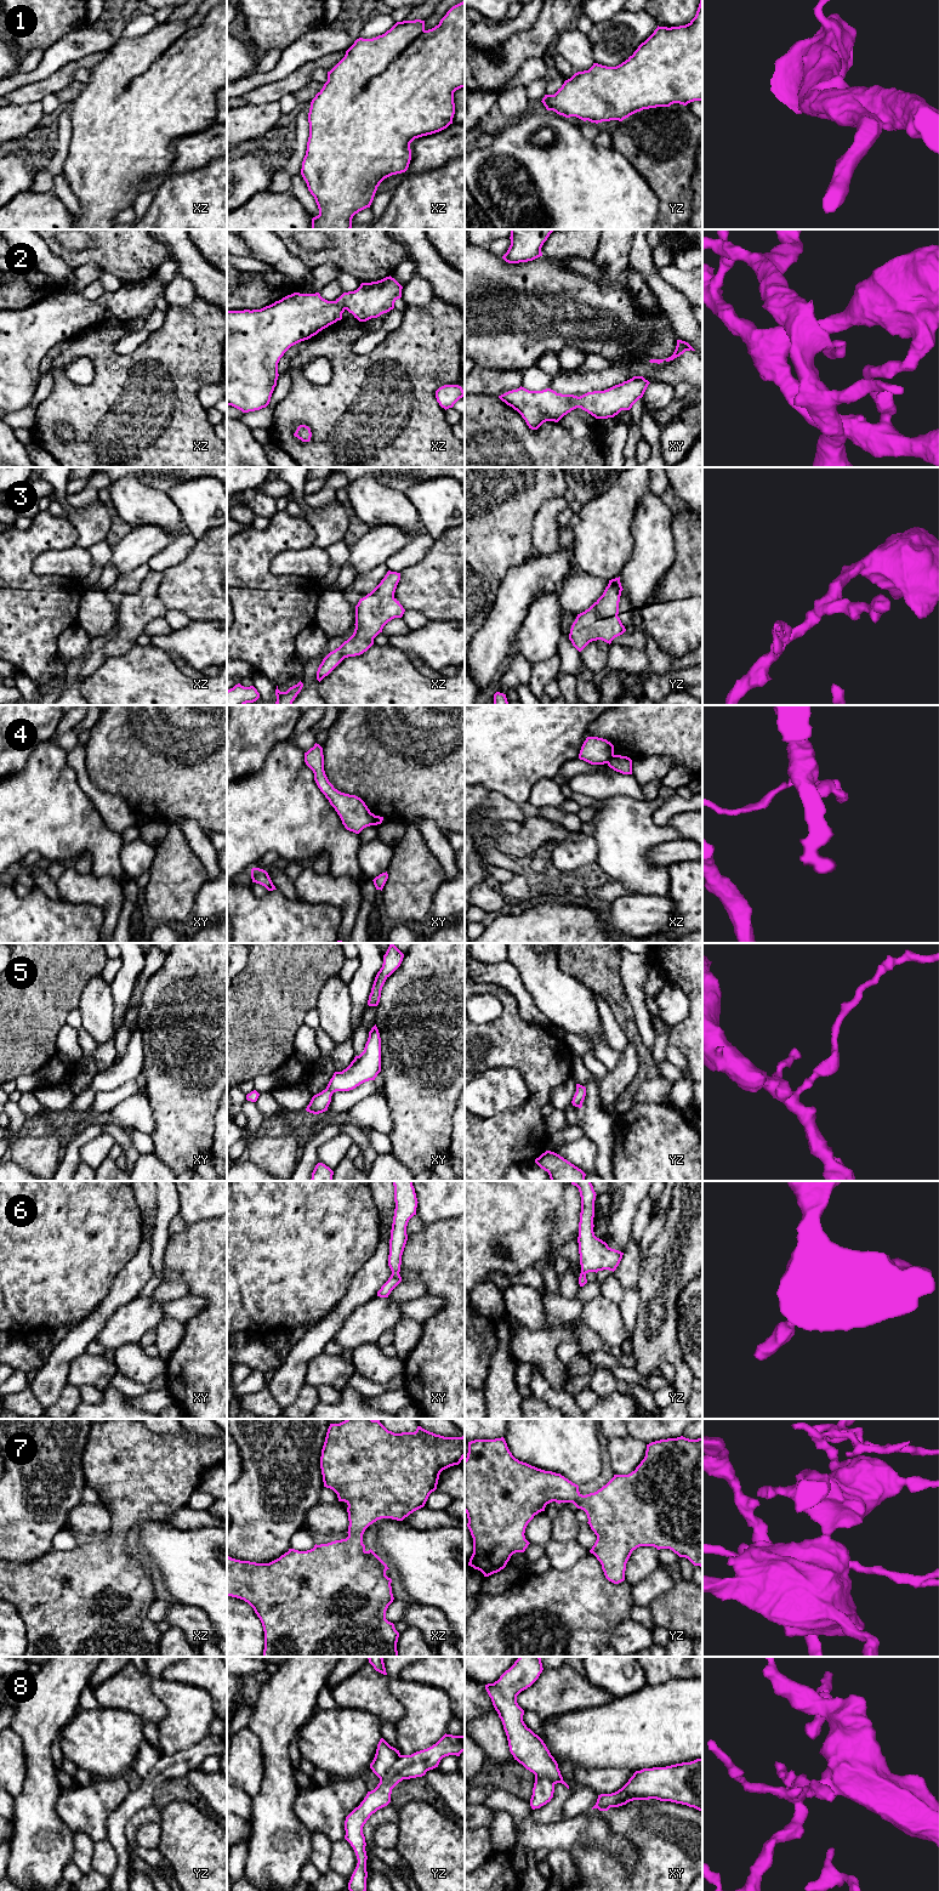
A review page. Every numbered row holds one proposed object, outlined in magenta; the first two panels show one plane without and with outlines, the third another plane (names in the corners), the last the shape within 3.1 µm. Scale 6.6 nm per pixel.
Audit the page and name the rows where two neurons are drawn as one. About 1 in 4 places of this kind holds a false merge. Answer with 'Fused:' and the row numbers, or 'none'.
Fused: 4

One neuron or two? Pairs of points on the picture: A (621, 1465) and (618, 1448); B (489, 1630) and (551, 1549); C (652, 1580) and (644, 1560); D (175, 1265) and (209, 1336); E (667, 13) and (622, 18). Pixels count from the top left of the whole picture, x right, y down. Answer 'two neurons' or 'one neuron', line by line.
A: one neuron
B: two neurons
C: two neurons
D: one neuron
E: two neurons

